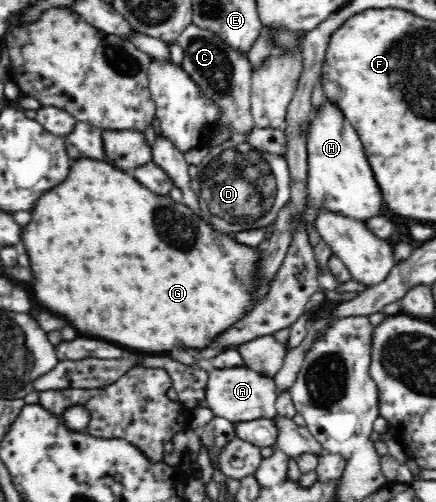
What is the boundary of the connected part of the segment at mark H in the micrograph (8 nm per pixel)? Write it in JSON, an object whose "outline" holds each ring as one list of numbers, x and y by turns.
{"outline":[[325,99,315,118,310,120,306,147,308,150,307,210,303,221,314,228,320,211,339,213,361,222,381,216,383,193,375,181,363,143,351,123,347,122,341,109]]}

